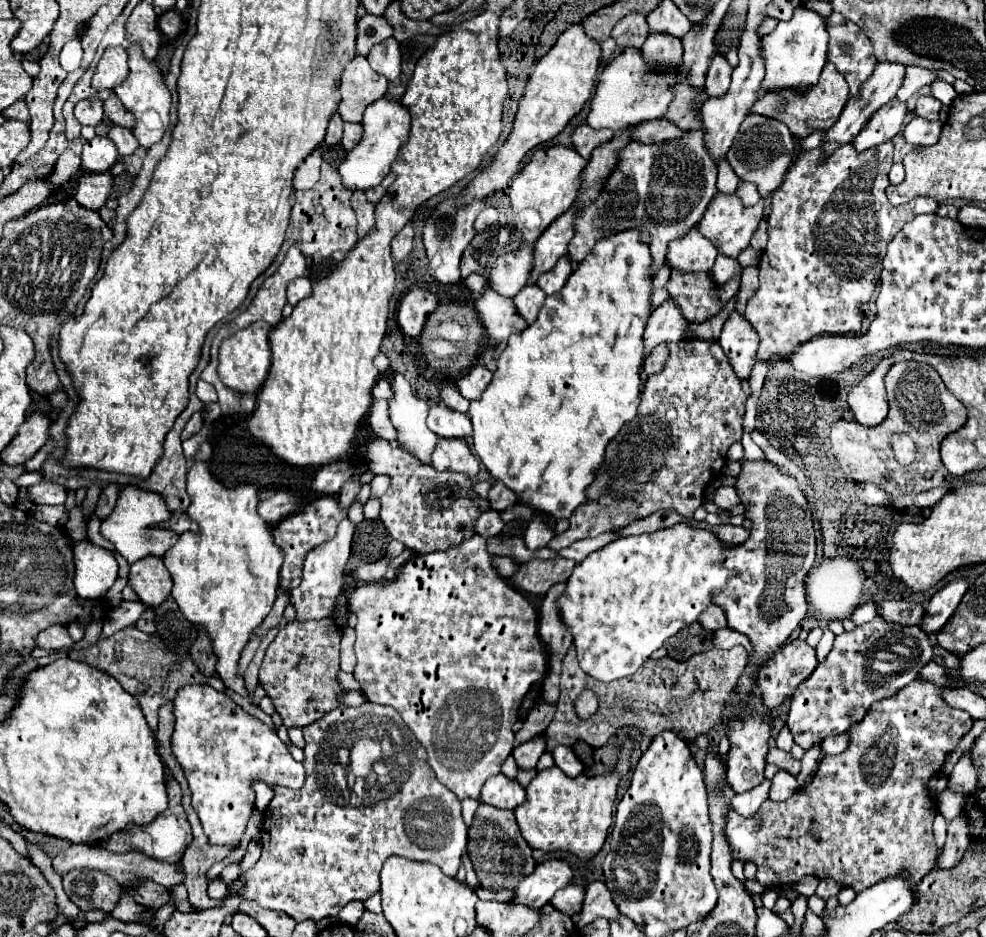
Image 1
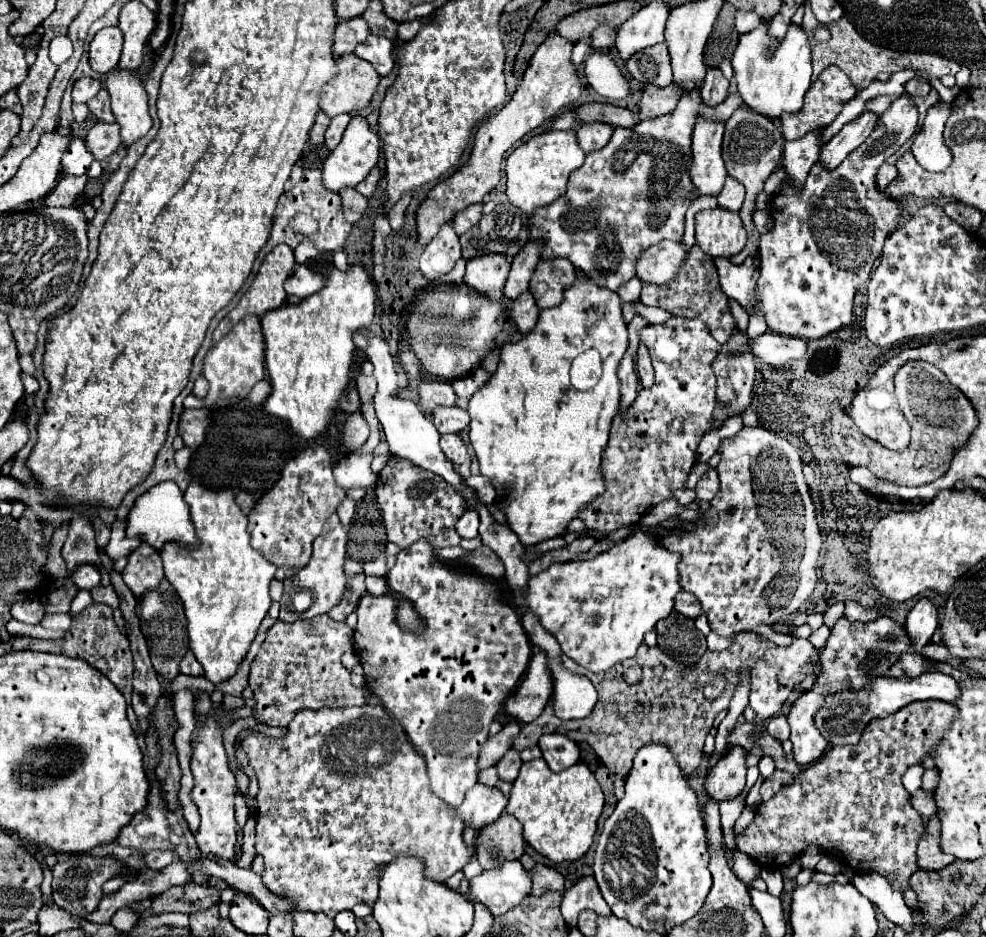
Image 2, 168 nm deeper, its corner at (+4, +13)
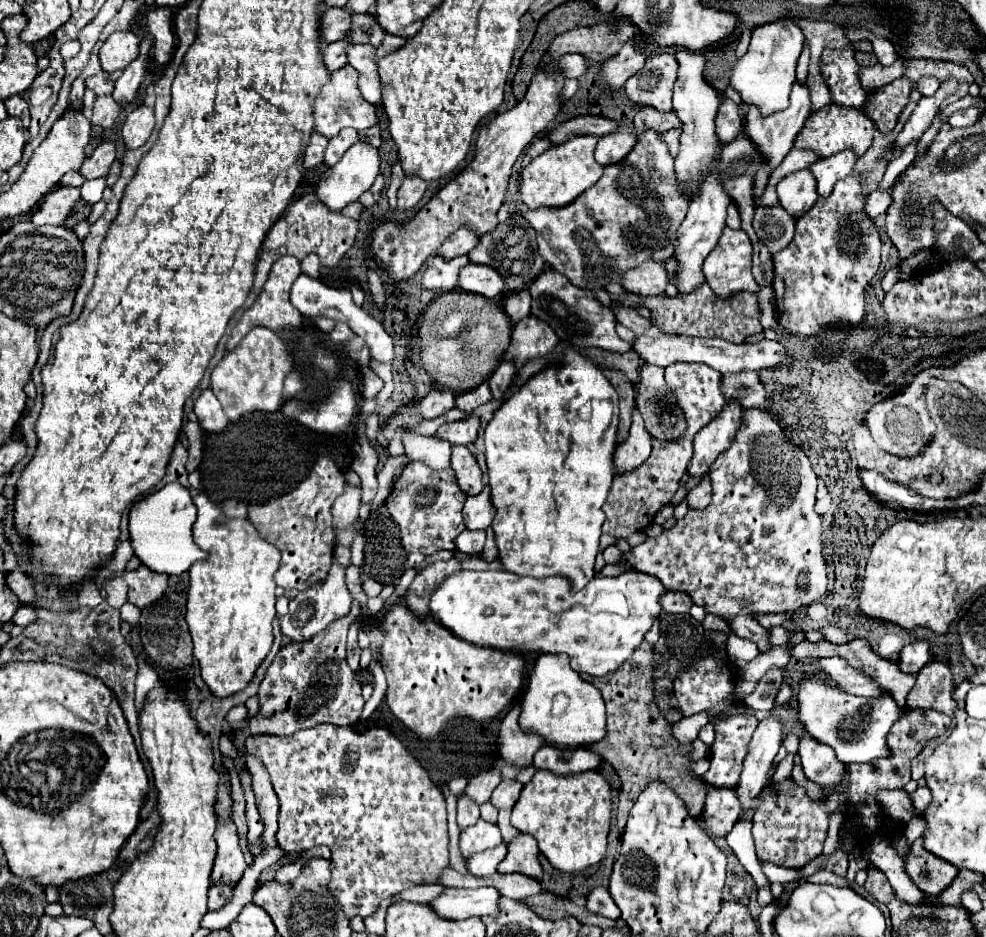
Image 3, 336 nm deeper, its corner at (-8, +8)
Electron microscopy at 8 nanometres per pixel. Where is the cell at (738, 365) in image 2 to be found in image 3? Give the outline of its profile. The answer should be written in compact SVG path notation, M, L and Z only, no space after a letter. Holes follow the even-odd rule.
M738 402L728 404L708 426L704 426L704 430L700 430L700 434L696 434L694 456L688 464L690 476L706 474L716 456L732 444L742 422L742 410L744 408Z

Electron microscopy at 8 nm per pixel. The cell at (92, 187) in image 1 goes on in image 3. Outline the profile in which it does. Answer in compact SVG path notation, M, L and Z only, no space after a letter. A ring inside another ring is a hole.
M56 188L50 194L46 194L38 206L38 210L32 214L34 226L54 224L60 226L68 218L74 202L80 200L80 188Z

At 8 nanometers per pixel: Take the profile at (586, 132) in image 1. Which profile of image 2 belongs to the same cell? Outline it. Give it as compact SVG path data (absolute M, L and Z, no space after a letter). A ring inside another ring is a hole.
M584 123L576 129L576 137L578 137L578 145L582 147L582 151L590 153L596 149L602 149L610 137L614 133L612 125L604 125L604 123Z

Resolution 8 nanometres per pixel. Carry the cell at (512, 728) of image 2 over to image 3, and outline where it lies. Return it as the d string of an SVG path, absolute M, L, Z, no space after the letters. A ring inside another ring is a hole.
M494 766L488 772L480 772L480 774L472 776L468 786L464 788L464 794L468 794L468 798L474 798L474 802L478 806L482 806L484 802L488 802L492 790L498 784L500 784L500 772L498 772L498 766Z

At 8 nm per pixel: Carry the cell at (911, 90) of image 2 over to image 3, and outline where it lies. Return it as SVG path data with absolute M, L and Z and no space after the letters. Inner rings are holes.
M926 76L926 78L920 78L920 80L916 82L916 88L920 90L922 96L932 96L932 94L938 90L938 86L940 86L940 82L938 82L938 78L934 78L934 76Z

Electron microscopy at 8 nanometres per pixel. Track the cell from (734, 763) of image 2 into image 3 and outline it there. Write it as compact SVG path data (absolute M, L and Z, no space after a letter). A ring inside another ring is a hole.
M710 788L702 818L706 822L704 830L714 838L726 838L734 828L740 814L740 802L734 788Z

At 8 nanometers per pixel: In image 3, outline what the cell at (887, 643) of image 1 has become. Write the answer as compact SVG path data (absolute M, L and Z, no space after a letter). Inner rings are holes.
M808 734L800 738L798 750L804 766L804 774L808 780L816 782L820 788L828 788L828 792L836 790L844 776L844 764L840 764L830 746L816 742Z

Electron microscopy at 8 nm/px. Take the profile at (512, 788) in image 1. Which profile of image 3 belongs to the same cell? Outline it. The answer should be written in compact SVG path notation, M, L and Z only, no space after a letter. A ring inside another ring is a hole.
M478 820L476 826L470 826L460 834L460 854L462 860L468 862L468 858L476 852L490 850L502 842L500 830L496 824L488 824L484 820Z

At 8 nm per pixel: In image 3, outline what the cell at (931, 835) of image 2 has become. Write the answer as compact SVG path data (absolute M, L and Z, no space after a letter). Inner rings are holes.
M920 838L912 842L910 854L904 860L904 870L920 892L936 898L952 884L952 880L958 874L958 868L924 850L920 842L922 842Z

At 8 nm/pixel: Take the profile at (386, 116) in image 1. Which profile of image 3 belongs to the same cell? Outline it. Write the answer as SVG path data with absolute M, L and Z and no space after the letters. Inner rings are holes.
M358 142L358 144L354 144L348 150L348 154L342 156L342 160L338 164L334 164L332 168L326 170L326 174L322 176L322 180L316 186L318 202L322 202L330 210L338 212L344 206L348 206L350 202L356 202L358 196L372 186L372 182L378 176L378 172L380 172L380 154L378 154L378 150L372 148L370 144Z

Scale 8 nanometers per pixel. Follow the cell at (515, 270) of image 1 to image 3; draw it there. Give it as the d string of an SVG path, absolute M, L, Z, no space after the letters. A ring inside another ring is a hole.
M470 262L460 270L458 288L486 298L496 298L504 292L504 280L500 278L500 274L496 274L496 270Z

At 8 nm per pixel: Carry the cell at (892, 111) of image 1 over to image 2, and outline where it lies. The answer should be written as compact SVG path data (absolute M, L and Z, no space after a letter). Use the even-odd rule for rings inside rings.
M864 111L862 115L858 115L856 119L852 119L850 123L846 123L840 133L836 133L820 151L820 159L818 163L826 165L828 169L838 167L876 127L878 123L878 115L872 111Z

